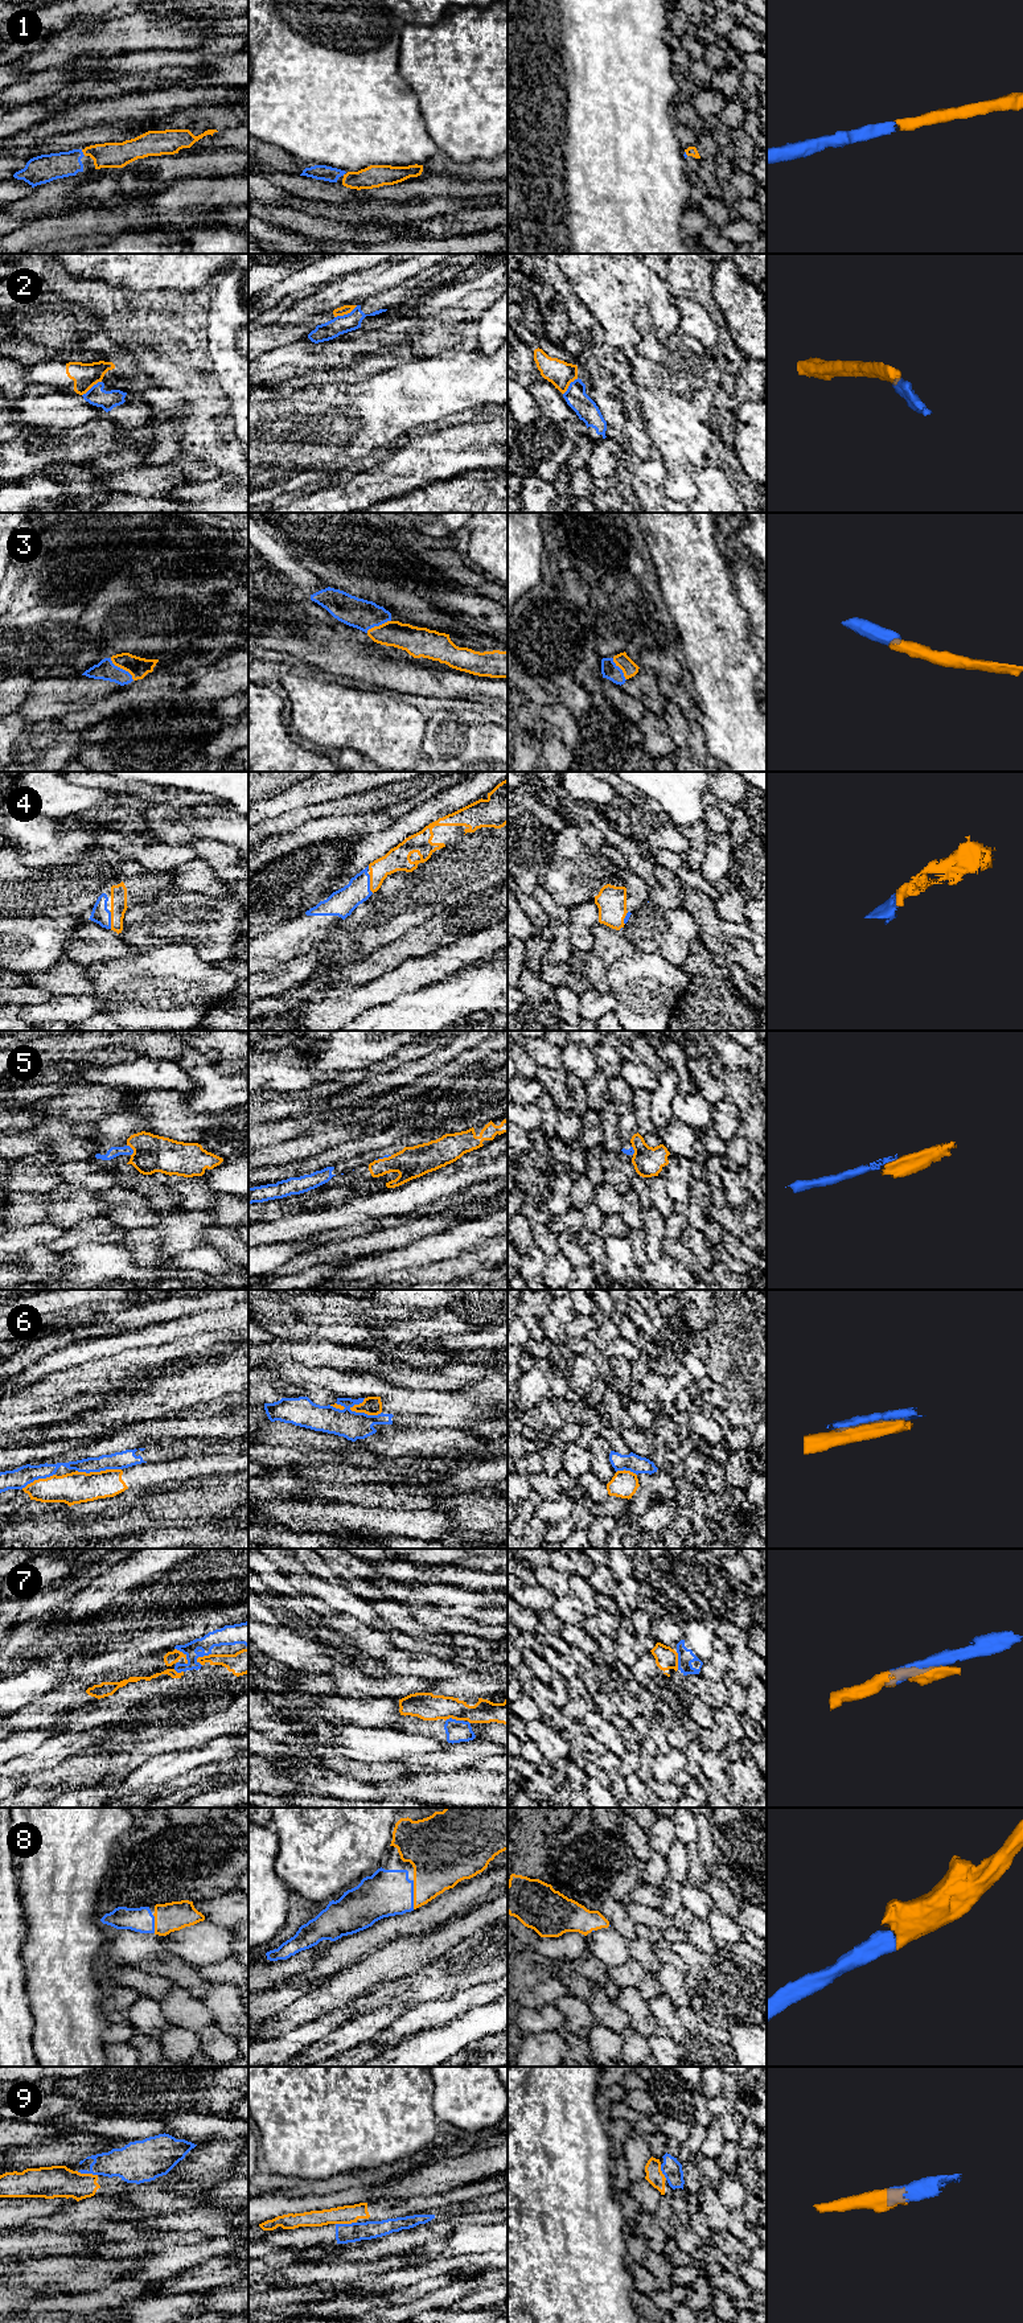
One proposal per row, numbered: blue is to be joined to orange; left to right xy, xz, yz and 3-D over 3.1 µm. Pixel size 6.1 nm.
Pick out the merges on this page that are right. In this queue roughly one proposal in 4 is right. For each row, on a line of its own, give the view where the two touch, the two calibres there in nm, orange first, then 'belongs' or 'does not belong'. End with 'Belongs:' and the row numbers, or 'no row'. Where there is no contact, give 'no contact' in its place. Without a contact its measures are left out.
1: meets orange in xy; 160 nm thick on the orange side, 170 nm on the other; belongs
2: meets orange in xz; 60 nm thick on the orange side, 110 nm on the other; does not belong
3: meets orange in xy; 120 nm thick on the orange side, 120 nm on the other; belongs
4: meets orange in xz; 140 nm thick on the orange side, 160 nm on the other; belongs
5: meets orange in xy; 220 nm thick on the orange side, 70 nm on the other; does not belong
6: meets orange in xz; 110 nm thick on the orange side, 170 nm on the other; does not belong
7: meets orange in xy; 80 nm thick on the orange side, 100 nm on the other; does not belong
8: meets orange in xz; 320 nm thick on the orange side, 280 nm on the other; belongs
9: meets orange in xz; 110 nm thick on the orange side, 120 nm on the other; does not belong
Belongs: 1, 3, 4, 8

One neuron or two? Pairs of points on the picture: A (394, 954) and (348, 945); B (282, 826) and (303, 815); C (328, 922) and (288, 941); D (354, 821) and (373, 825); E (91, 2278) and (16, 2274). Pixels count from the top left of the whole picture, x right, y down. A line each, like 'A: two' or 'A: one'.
A: two
B: one
C: one
D: one
E: one

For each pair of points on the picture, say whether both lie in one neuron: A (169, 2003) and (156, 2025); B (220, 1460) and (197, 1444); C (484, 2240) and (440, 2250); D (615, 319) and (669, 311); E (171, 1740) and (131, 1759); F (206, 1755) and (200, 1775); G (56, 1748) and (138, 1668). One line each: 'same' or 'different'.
A: different
B: different
C: same
D: same
E: same
F: different
G: different

